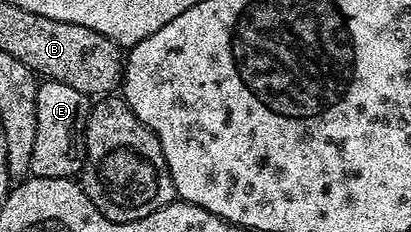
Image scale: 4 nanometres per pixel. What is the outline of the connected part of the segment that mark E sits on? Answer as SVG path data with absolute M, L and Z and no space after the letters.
M49 80L38 87L36 96L36 145L32 147L30 174L36 178L74 178L82 173L82 161L86 158L86 118L90 115L91 99L68 84Z

